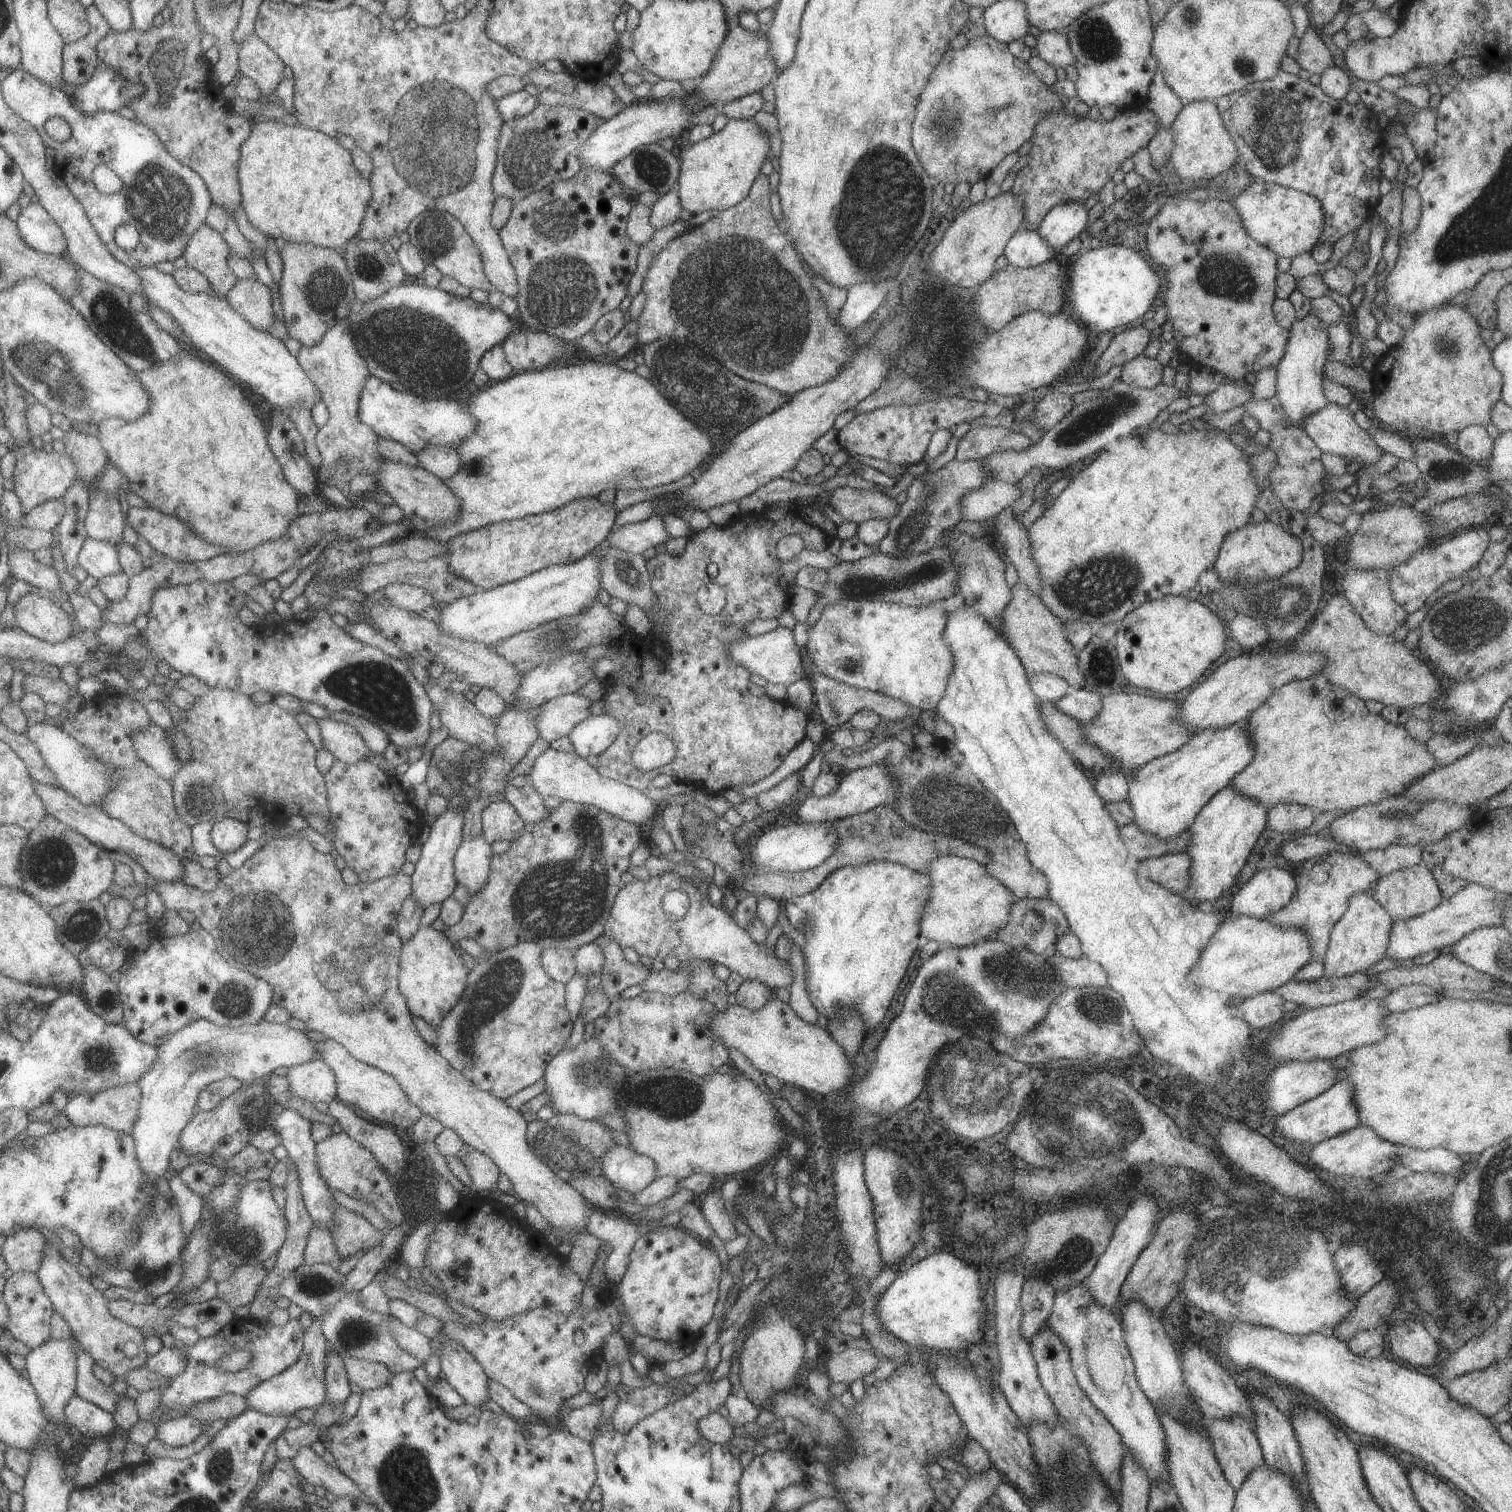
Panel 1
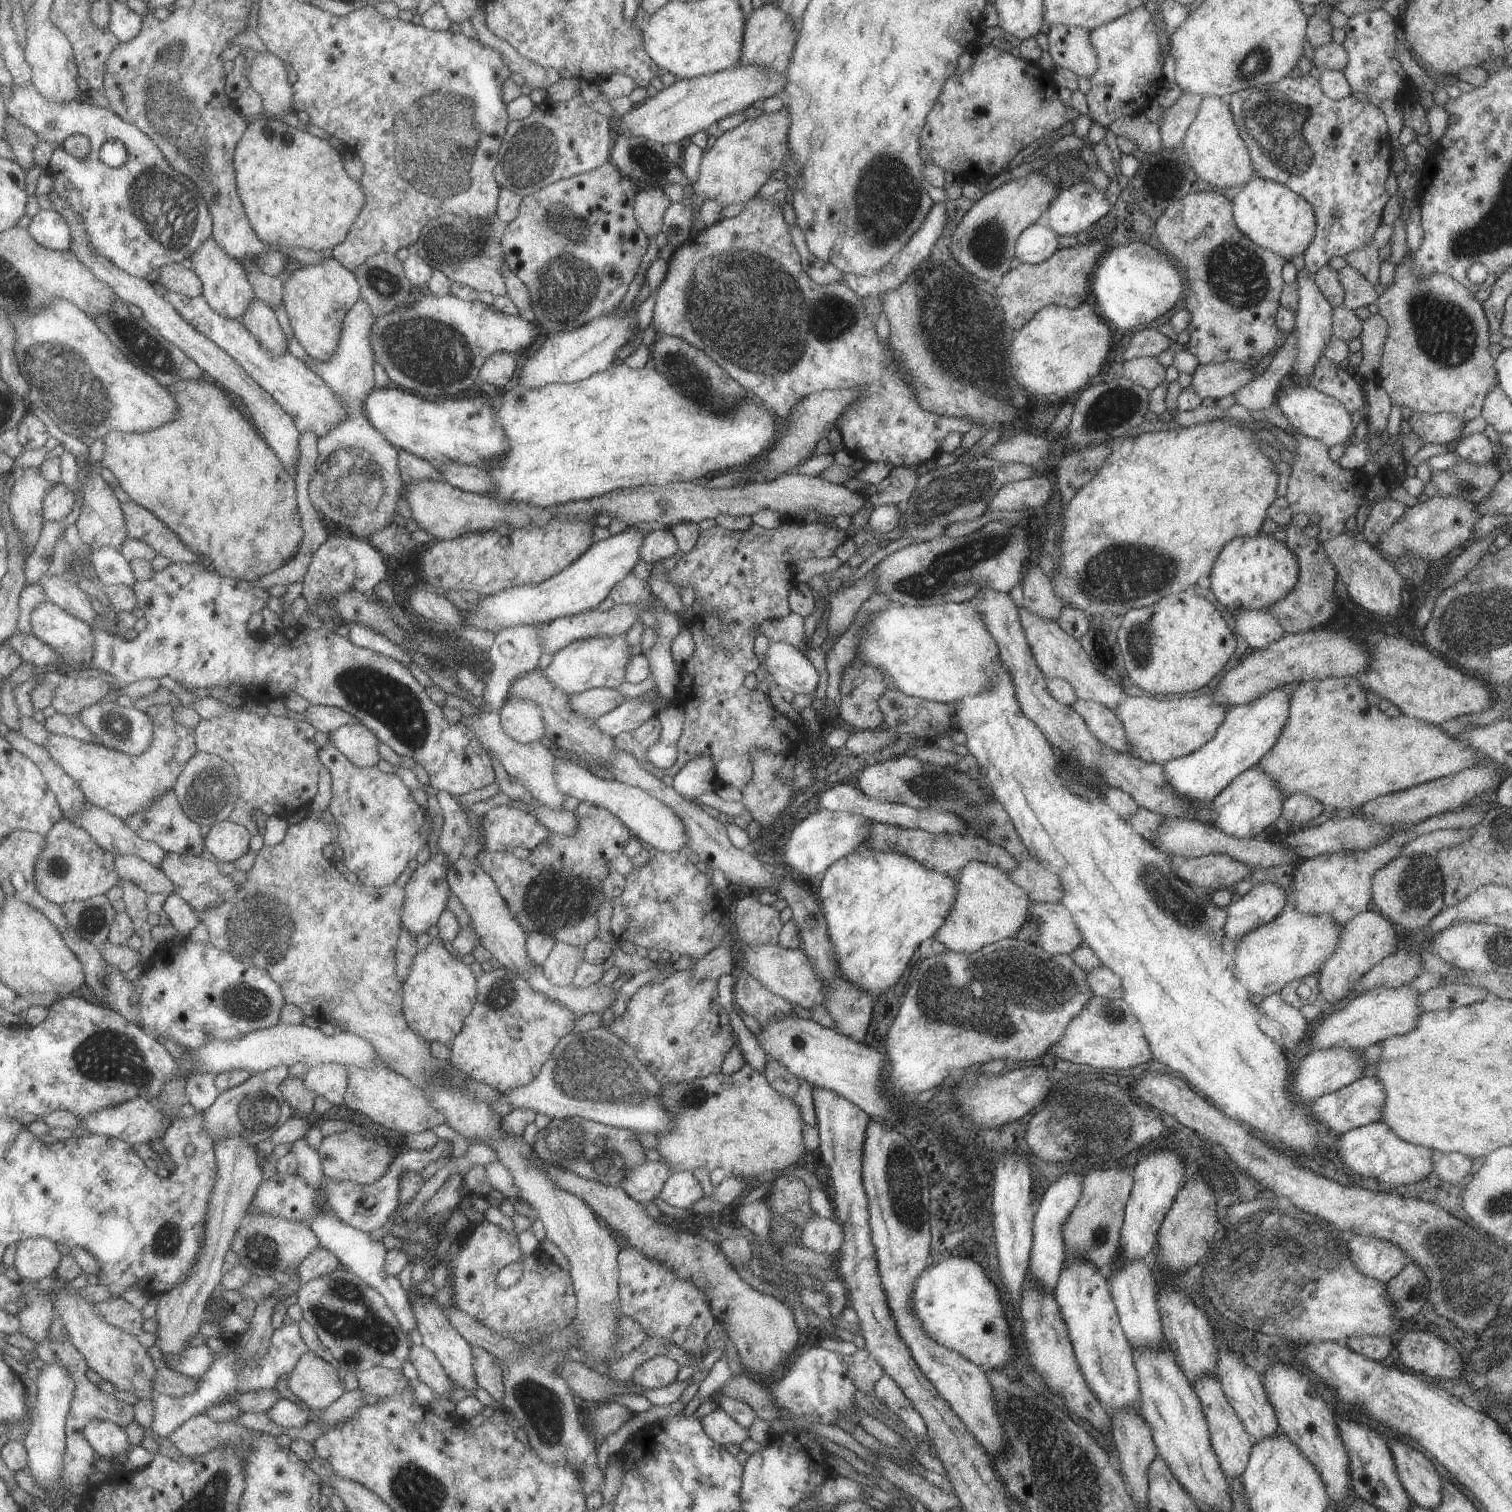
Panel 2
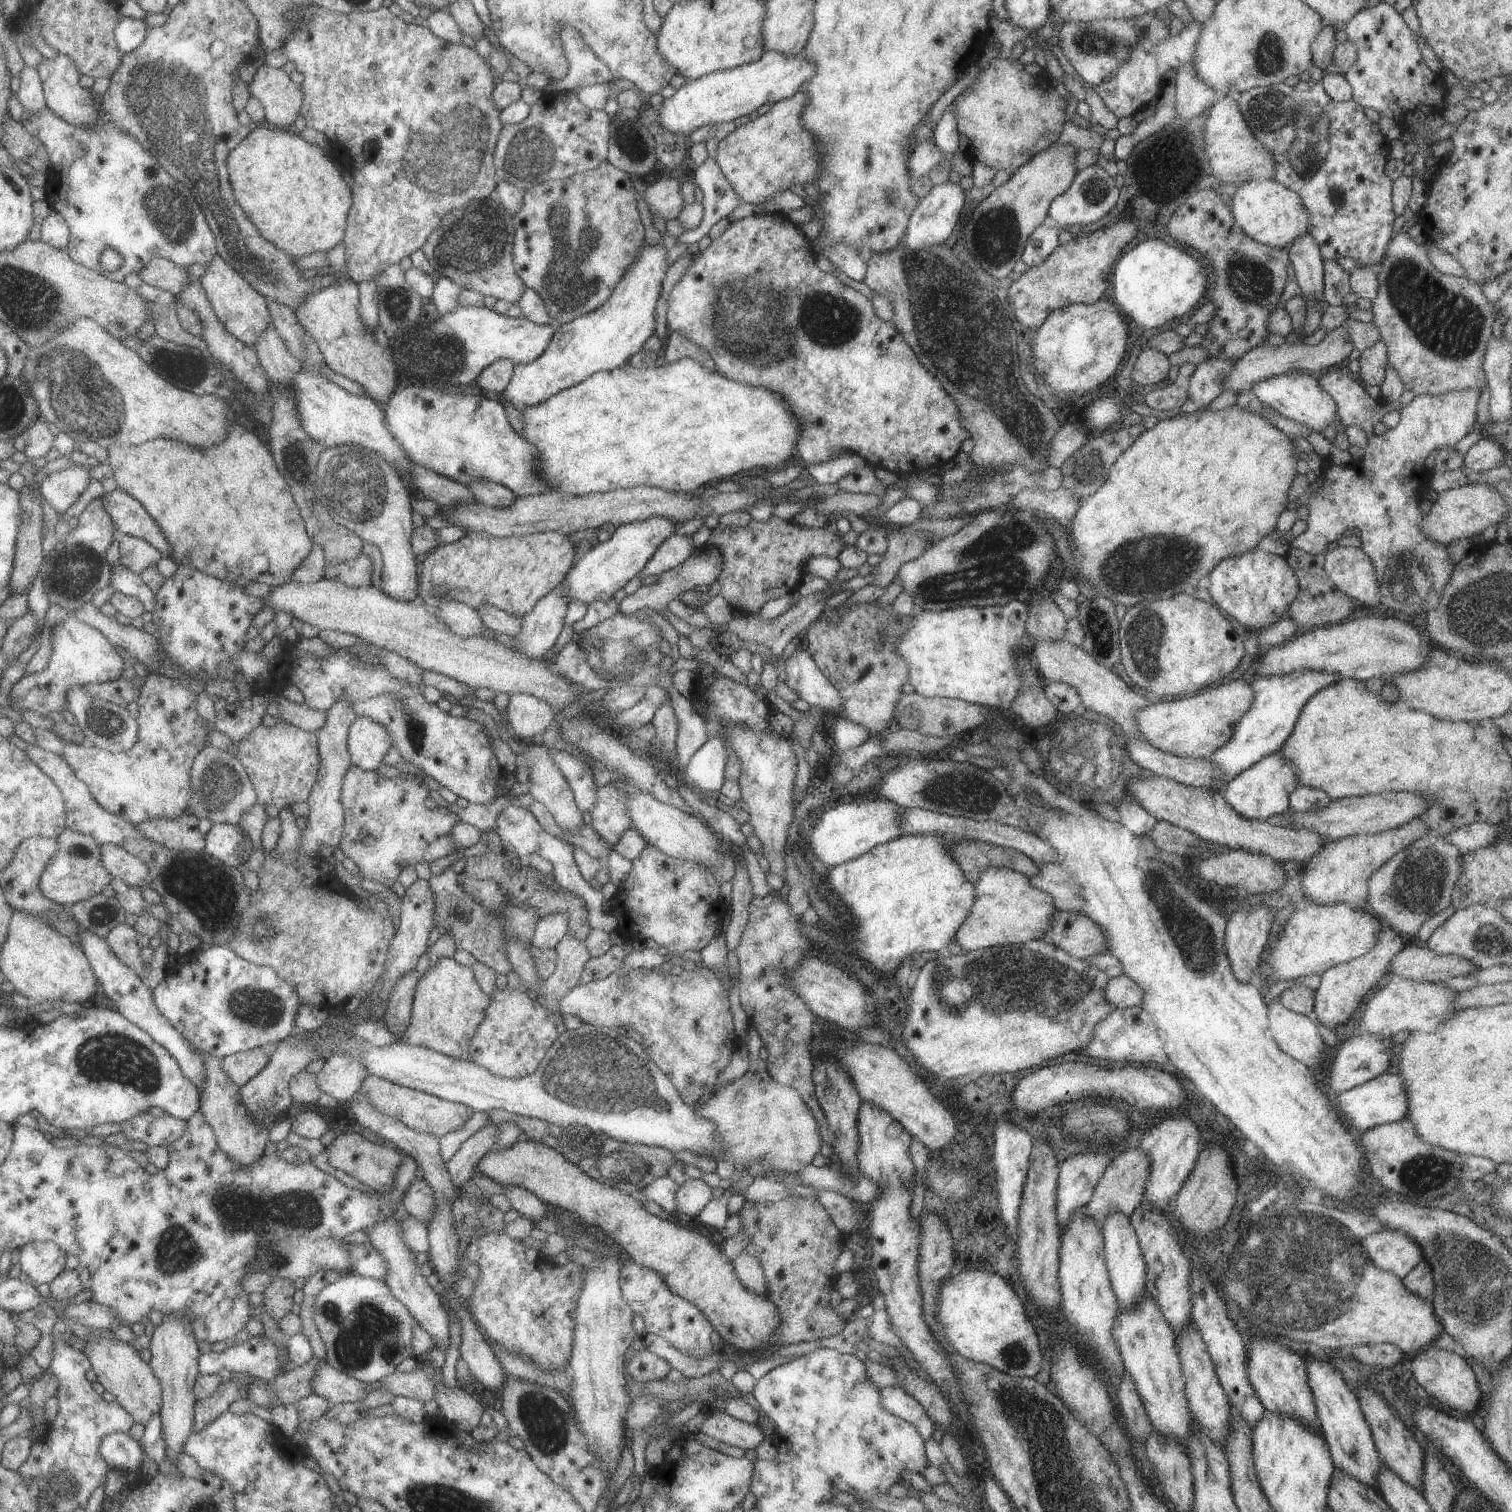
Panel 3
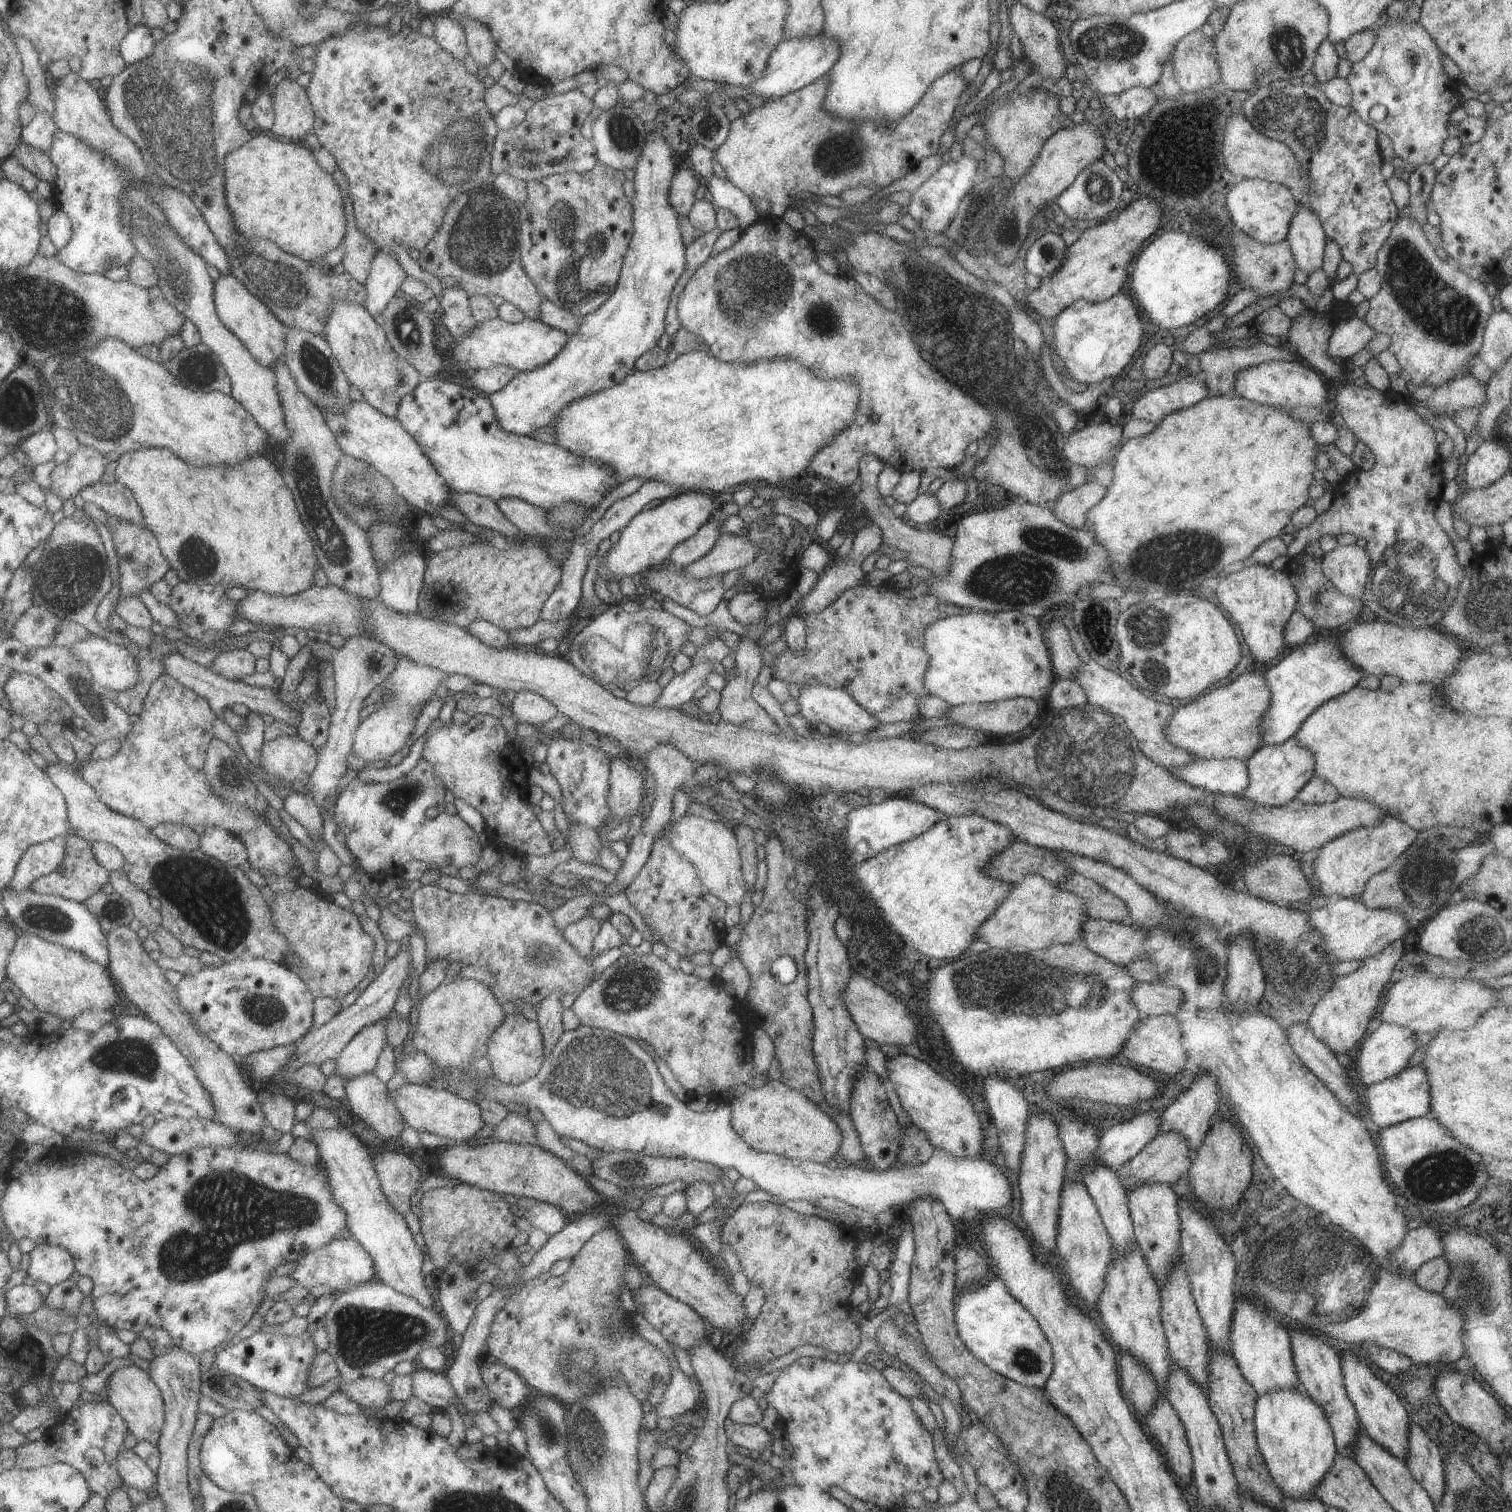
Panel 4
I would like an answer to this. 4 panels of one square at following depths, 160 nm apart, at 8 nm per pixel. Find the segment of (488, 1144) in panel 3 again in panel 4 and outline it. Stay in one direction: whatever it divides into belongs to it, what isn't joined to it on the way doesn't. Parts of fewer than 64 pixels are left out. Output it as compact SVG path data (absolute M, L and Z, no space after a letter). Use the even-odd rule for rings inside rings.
M508 1112L487 1141L492 1143L538 1144L538 1140L536 1140L536 1124L530 1120L528 1115L520 1114L520 1112Z

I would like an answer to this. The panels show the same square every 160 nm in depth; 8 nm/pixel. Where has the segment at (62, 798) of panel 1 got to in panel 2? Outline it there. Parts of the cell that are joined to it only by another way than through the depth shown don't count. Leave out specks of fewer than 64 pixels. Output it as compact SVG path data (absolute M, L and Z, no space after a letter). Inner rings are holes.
M89 803L78 818L72 818L72 822L88 830L102 848L116 856L138 856L156 868L160 868L166 856L156 842L143 840L121 817L94 804Z

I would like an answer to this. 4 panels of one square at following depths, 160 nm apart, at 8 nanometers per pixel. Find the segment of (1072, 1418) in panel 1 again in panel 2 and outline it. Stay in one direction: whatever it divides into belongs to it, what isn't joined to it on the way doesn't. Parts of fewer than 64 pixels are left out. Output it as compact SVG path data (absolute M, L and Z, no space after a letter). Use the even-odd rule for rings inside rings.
M1030 1271L1024 1278L1022 1284L1022 1310L1020 1314L1024 1319L1024 1338L1026 1348L1028 1348L1028 1361L1032 1368L1036 1370L1046 1384L1056 1390L1064 1400L1066 1406L1064 1409L1079 1422L1084 1420L1090 1424L1096 1431L1102 1431L1100 1434L1107 1433L1110 1426L1113 1426L1110 1412L1098 1402L1098 1398L1092 1394L1088 1388L1078 1362L1070 1338L1068 1328L1060 1314L1060 1306L1056 1302L1055 1294L1046 1292L1034 1278Z

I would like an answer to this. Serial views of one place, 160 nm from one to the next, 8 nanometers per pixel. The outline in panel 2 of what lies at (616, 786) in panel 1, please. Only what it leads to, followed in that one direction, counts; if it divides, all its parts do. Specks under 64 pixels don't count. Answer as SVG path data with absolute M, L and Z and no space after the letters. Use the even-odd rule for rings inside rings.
M560 755L554 758L554 778L560 794L610 810L647 848L672 853L679 852L686 845L682 820L678 820L678 816L666 804L644 790L619 781L600 779L588 767L582 768L572 760L560 758Z

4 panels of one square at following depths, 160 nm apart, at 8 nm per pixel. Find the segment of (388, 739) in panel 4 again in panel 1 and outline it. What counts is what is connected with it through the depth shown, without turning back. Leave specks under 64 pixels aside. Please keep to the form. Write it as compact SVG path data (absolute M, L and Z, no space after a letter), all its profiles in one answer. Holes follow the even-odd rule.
M331 719L318 720L322 731L323 747L330 751L334 758L348 765L354 765L356 762L367 761L368 754L371 753L362 736L352 726L342 722L335 722Z

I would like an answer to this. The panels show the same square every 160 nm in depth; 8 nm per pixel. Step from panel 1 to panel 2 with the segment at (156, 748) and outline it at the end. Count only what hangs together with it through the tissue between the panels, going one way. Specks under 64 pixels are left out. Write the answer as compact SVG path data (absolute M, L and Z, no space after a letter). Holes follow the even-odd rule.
M116 701L112 703L101 702L90 706L81 713L80 717L90 730L94 730L94 734L100 736L98 740L102 745L120 750L122 753L140 756L148 750L152 738L154 738L154 724L146 712L140 712L138 708L134 707L125 708Z

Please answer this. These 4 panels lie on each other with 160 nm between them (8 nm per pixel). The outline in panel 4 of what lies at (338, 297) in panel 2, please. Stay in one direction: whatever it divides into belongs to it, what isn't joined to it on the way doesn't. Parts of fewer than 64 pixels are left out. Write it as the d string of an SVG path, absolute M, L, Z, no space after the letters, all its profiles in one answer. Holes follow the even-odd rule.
M338 300L326 316L323 339L328 342L340 368L348 381L364 395L364 401L389 418L396 419L398 404L402 396L412 392L420 384L421 375L404 358L401 358L389 344L384 326L378 325L373 311L362 304Z

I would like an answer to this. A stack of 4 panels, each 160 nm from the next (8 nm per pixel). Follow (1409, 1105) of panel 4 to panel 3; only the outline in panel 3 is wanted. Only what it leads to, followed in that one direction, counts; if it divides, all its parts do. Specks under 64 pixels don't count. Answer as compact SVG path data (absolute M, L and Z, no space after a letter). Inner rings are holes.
M1400 1073L1382 1074L1351 1090L1335 1094L1332 1096L1332 1099L1334 1106L1346 1122L1362 1131L1392 1122L1399 1122L1408 1116L1406 1084L1404 1084Z

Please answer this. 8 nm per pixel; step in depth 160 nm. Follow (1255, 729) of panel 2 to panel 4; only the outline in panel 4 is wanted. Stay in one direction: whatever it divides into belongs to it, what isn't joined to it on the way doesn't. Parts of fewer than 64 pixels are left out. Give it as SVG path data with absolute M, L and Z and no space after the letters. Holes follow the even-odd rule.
M1326 636L1312 644L1290 649L1279 664L1264 673L1271 690L1270 708L1262 717L1264 745L1282 744L1295 736L1302 723L1318 707L1347 693L1366 675L1345 655L1337 636Z

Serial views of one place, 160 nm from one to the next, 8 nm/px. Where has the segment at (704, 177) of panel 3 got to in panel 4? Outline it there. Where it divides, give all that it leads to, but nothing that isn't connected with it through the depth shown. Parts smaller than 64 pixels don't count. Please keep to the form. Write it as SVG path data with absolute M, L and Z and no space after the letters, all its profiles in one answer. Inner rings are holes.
M714 174L702 181L706 185L706 190L712 195L711 203L714 210L726 209L732 212L738 218L741 229L754 224L759 219L754 201L732 182Z

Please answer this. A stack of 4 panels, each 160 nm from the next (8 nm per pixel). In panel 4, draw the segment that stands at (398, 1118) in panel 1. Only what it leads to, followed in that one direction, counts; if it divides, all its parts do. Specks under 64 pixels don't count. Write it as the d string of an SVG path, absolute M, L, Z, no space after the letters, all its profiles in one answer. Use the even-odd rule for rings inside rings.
M405 1084L396 1090L388 1089L388 1096L394 1100L405 1124L418 1133L428 1132L448 1139L467 1141L468 1138L474 1138L485 1124L476 1102L442 1088Z

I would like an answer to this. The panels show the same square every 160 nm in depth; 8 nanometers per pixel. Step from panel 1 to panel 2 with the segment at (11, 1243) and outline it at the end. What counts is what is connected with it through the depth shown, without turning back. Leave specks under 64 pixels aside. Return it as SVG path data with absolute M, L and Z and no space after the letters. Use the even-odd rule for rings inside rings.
M47 1237L24 1238L17 1250L14 1266L22 1278L41 1282L56 1275L63 1259L64 1254L54 1240Z

